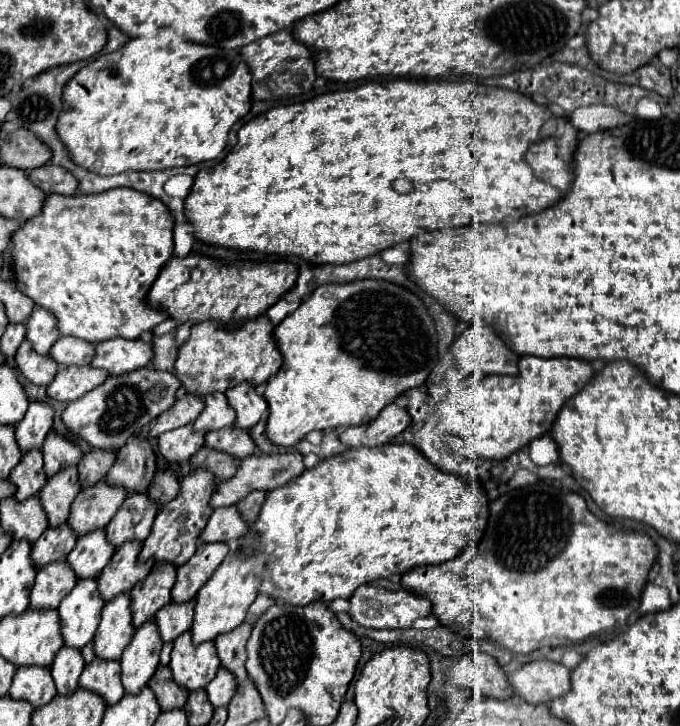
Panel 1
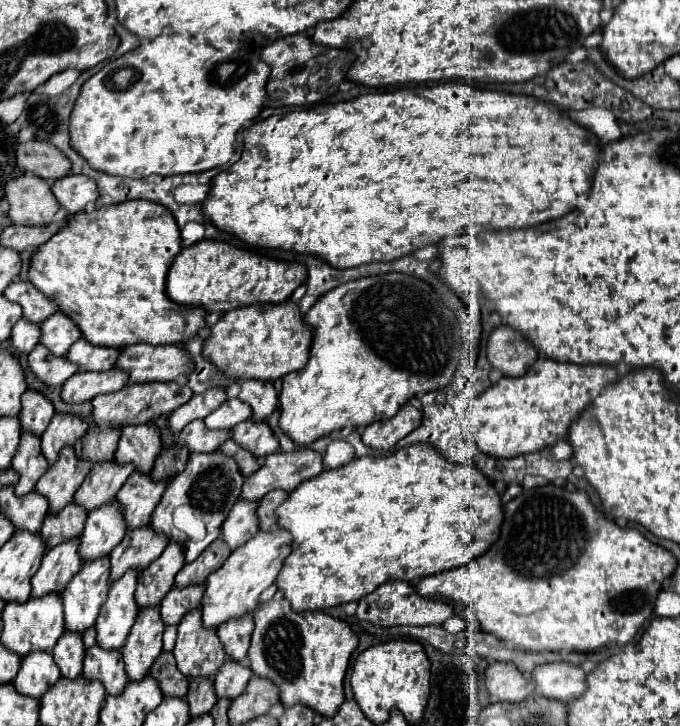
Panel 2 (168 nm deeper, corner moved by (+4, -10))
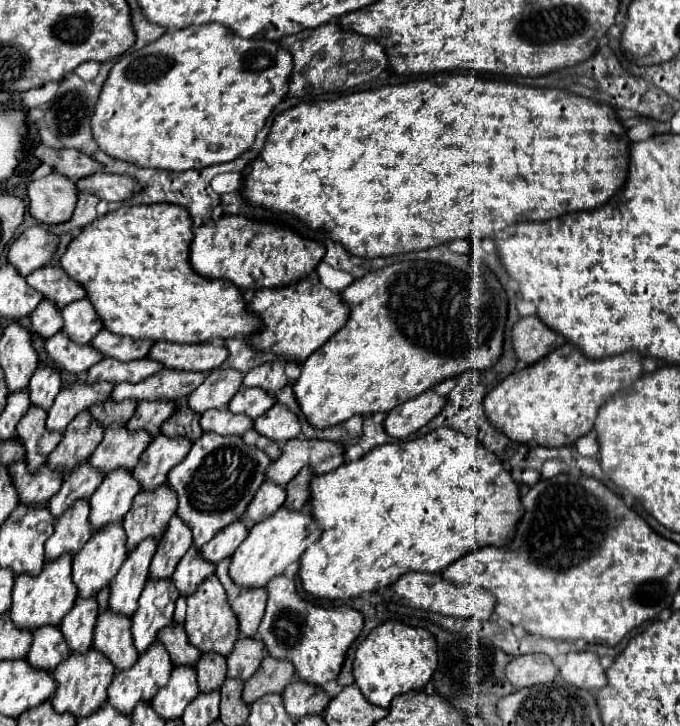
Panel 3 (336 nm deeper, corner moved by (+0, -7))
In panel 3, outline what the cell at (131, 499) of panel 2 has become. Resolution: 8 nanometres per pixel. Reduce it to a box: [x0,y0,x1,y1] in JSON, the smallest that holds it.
[132,435,192,493]

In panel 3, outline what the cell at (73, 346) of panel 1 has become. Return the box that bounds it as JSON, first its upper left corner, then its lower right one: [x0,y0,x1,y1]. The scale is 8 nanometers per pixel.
[90,329,152,361]

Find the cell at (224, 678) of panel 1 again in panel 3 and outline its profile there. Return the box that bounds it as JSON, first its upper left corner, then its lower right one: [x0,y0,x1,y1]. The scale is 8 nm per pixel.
[228,637,264,681]

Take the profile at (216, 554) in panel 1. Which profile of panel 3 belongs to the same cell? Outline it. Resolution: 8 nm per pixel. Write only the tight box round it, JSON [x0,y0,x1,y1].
[200,521,248,563]

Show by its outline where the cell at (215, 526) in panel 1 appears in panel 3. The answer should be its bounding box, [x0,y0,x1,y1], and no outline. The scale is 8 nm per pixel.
[242,483,286,527]

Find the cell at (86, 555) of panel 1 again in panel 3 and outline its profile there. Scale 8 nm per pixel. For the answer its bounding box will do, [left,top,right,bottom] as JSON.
[88,471,140,531]

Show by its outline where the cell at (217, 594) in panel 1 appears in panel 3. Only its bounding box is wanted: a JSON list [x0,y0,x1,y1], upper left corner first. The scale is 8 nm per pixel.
[228,509,320,589]

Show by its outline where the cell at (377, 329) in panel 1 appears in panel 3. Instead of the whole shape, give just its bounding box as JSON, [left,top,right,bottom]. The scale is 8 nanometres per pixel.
[294,261,508,429]

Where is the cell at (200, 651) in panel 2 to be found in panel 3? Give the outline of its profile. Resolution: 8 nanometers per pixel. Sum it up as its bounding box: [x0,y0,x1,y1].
[184,575,240,657]

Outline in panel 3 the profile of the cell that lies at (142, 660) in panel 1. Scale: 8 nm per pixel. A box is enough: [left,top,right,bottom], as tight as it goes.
[132,579,178,655]

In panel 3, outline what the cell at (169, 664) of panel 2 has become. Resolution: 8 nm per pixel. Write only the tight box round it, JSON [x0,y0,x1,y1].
[158,625,200,667]

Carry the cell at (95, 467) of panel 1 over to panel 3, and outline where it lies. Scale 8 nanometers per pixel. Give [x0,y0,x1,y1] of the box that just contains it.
[90,399,136,429]

